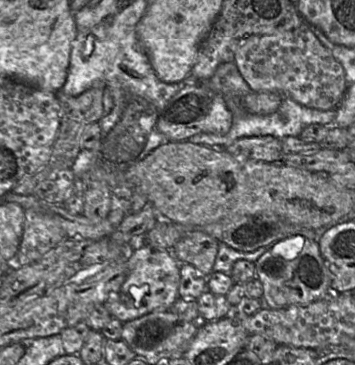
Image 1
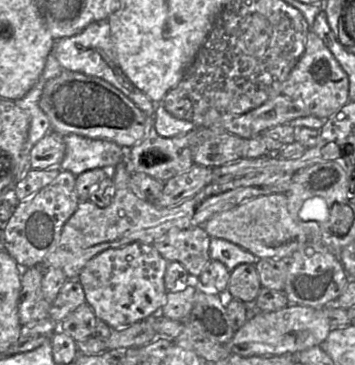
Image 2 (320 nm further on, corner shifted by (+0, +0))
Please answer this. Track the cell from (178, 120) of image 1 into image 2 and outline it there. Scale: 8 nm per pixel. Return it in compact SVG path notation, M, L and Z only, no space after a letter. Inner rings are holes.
M62 71L58 76L48 80L44 85L39 105L48 117L51 131L55 131L62 136L76 134L91 139L108 140L122 148L132 148L145 138L149 132L149 127L152 127L152 118L142 112L117 88L98 77L79 72Z

